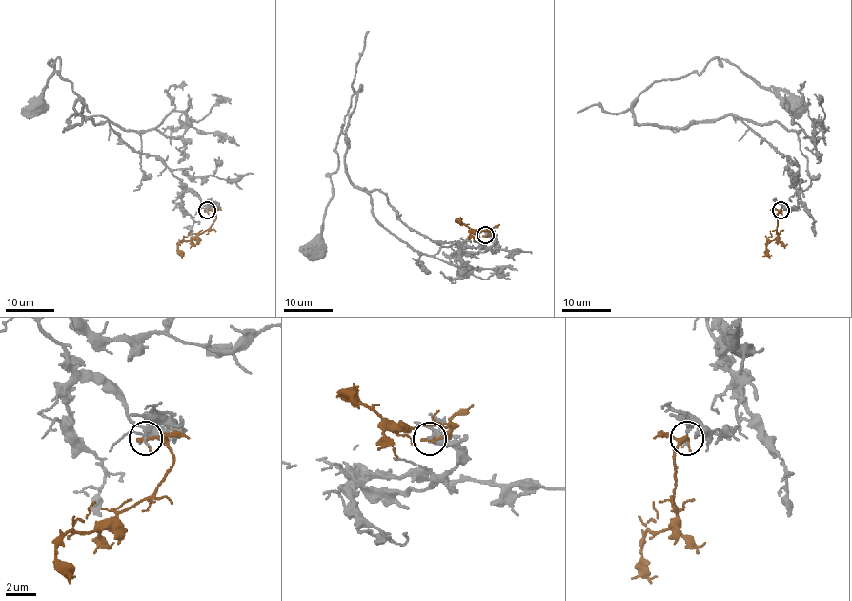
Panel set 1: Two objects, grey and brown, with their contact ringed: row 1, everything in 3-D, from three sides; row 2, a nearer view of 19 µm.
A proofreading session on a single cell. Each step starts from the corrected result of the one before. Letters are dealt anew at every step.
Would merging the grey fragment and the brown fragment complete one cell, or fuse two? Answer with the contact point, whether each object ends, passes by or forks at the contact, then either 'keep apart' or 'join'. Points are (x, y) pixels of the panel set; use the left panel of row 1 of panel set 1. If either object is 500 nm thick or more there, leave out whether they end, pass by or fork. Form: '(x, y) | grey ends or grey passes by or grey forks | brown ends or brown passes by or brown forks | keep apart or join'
(207, 210) | grey ends | brown ends | keep apart

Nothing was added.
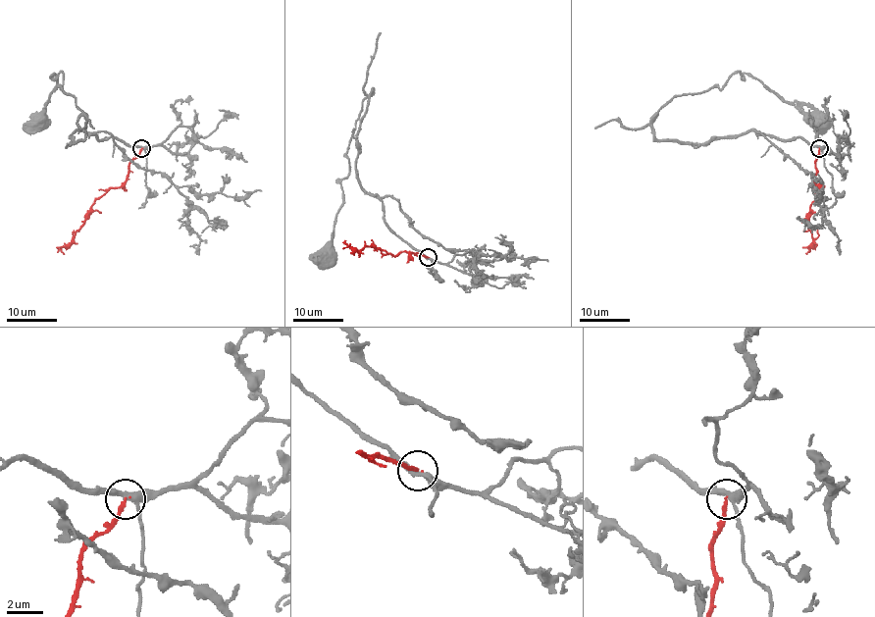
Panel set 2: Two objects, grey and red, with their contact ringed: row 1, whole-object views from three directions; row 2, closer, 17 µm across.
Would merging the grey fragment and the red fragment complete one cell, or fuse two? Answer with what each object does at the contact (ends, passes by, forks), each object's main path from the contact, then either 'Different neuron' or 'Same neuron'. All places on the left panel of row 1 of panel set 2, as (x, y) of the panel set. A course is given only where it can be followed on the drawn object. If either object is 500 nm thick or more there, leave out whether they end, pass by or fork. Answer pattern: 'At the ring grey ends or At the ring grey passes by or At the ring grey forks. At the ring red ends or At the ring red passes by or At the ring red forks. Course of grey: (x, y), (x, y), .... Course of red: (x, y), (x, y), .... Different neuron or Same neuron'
At the ring grey forks. At the ring red ends. Course of grey: (141, 149), (81, 131), (71, 144), (85, 136), (85, 118), (61, 87), (61, 72), (40, 121). Course of red: (141, 149), (129, 163), (128, 179), (92, 204), (92, 212), (84, 224), (62, 248), (64, 253). Different neuron

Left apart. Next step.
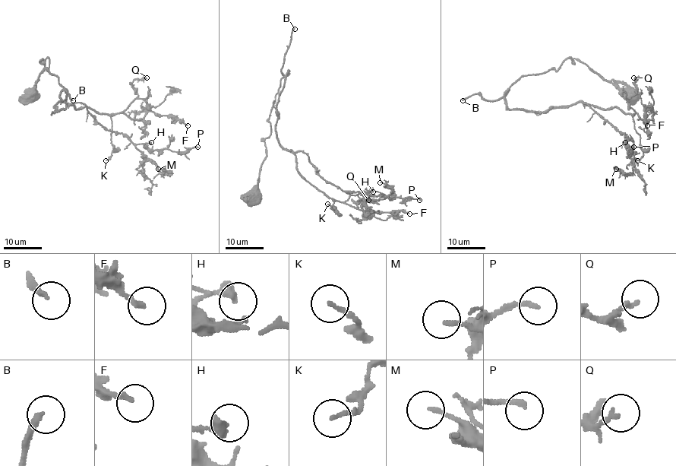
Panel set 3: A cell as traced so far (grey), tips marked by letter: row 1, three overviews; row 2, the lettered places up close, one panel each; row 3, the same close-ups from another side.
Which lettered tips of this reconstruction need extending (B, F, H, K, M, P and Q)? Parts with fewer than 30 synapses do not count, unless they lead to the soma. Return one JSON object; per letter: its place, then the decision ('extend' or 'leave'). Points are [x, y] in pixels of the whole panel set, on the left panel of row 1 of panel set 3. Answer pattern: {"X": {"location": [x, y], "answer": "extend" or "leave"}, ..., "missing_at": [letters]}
{"B": {"location": [73, 100], "answer": "extend"}, "F": {"location": [187, 125], "answer": "leave"}, "H": {"location": [151, 142], "answer": "leave"}, "K": {"location": [105, 160], "answer": "leave"}, "M": {"location": [158, 169], "answer": "leave"}, "P": {"location": [197, 147], "answer": "leave"}, "Q": {"location": [146, 77], "answer": "leave"}, "missing_at": ["B"]}

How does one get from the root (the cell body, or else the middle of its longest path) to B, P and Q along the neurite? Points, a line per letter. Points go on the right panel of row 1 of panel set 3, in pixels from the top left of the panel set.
B: (630, 95), (570, 58), (557, 70), (519, 77), (497, 99), (486, 100), (474, 93), (462, 100)
P: (630, 95), (570, 58), (519, 77), (505, 103), (548, 112), (585, 103), (633, 147)
Q: (630, 95), (570, 58), (519, 77), (505, 103), (548, 112), (583, 103), (633, 114), (633, 77)

